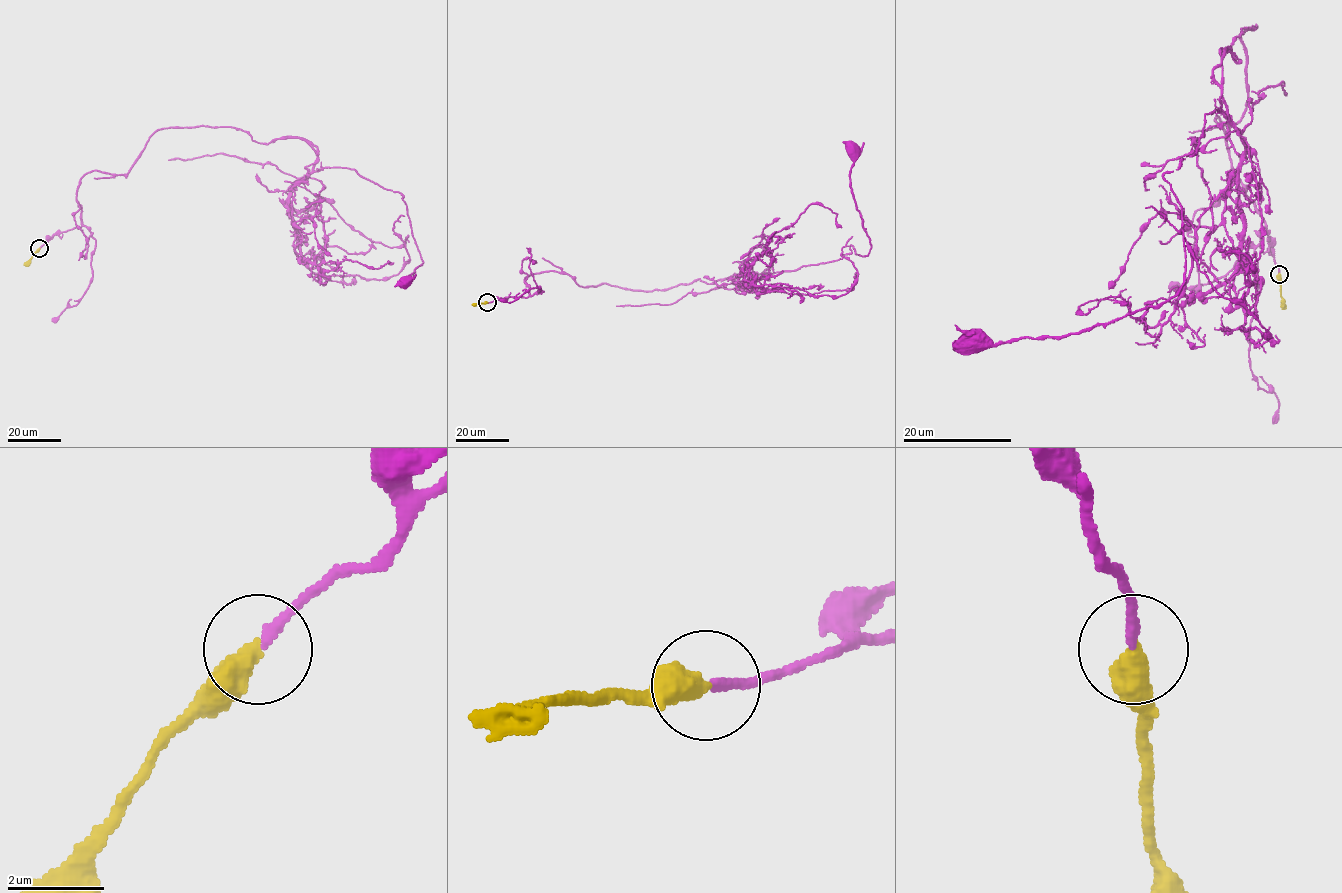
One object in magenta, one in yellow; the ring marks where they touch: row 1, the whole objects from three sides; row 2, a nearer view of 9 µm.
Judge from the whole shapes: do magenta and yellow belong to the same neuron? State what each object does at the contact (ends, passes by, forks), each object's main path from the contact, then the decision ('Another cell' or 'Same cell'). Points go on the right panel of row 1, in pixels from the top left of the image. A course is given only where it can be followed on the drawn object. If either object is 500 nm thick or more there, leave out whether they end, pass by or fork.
Course of magenta: (1279, 274), (1215, 121), (1256, 26), (1163, 176), (1180, 289), (974, 340). Course of yellow: (1279, 274), (1283, 309). Same cell

